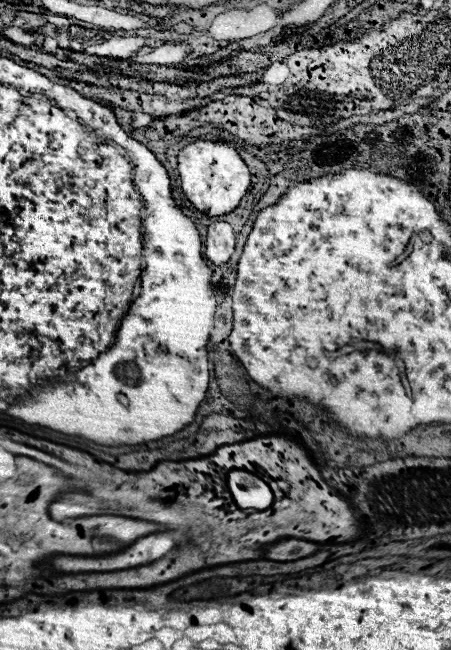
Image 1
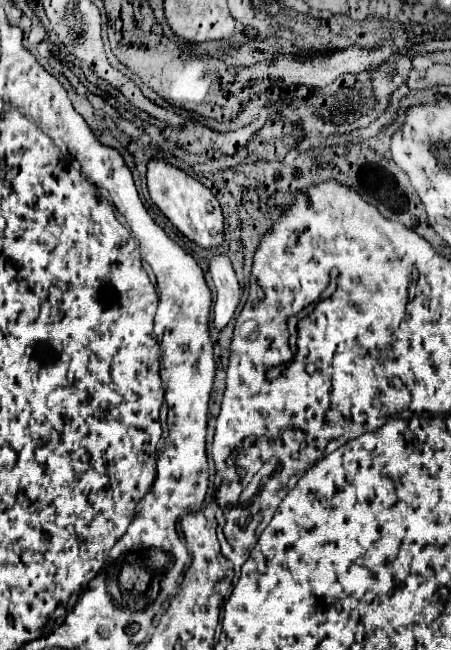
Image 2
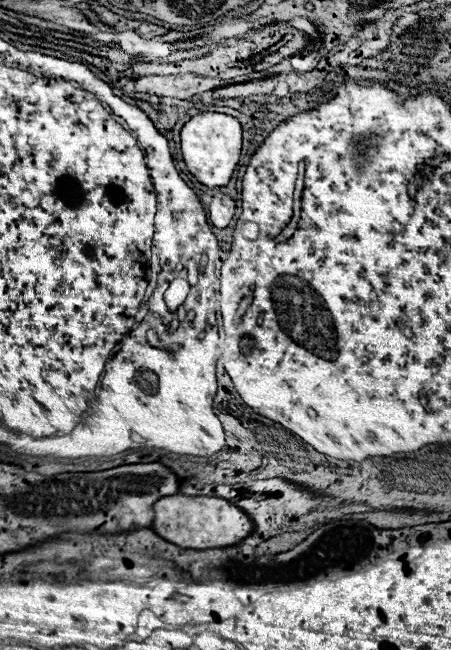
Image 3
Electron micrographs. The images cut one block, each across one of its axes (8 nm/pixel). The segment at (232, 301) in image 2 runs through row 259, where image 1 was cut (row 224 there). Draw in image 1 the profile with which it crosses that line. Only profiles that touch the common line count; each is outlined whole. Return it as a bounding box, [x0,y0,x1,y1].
[204,222,236,266]

